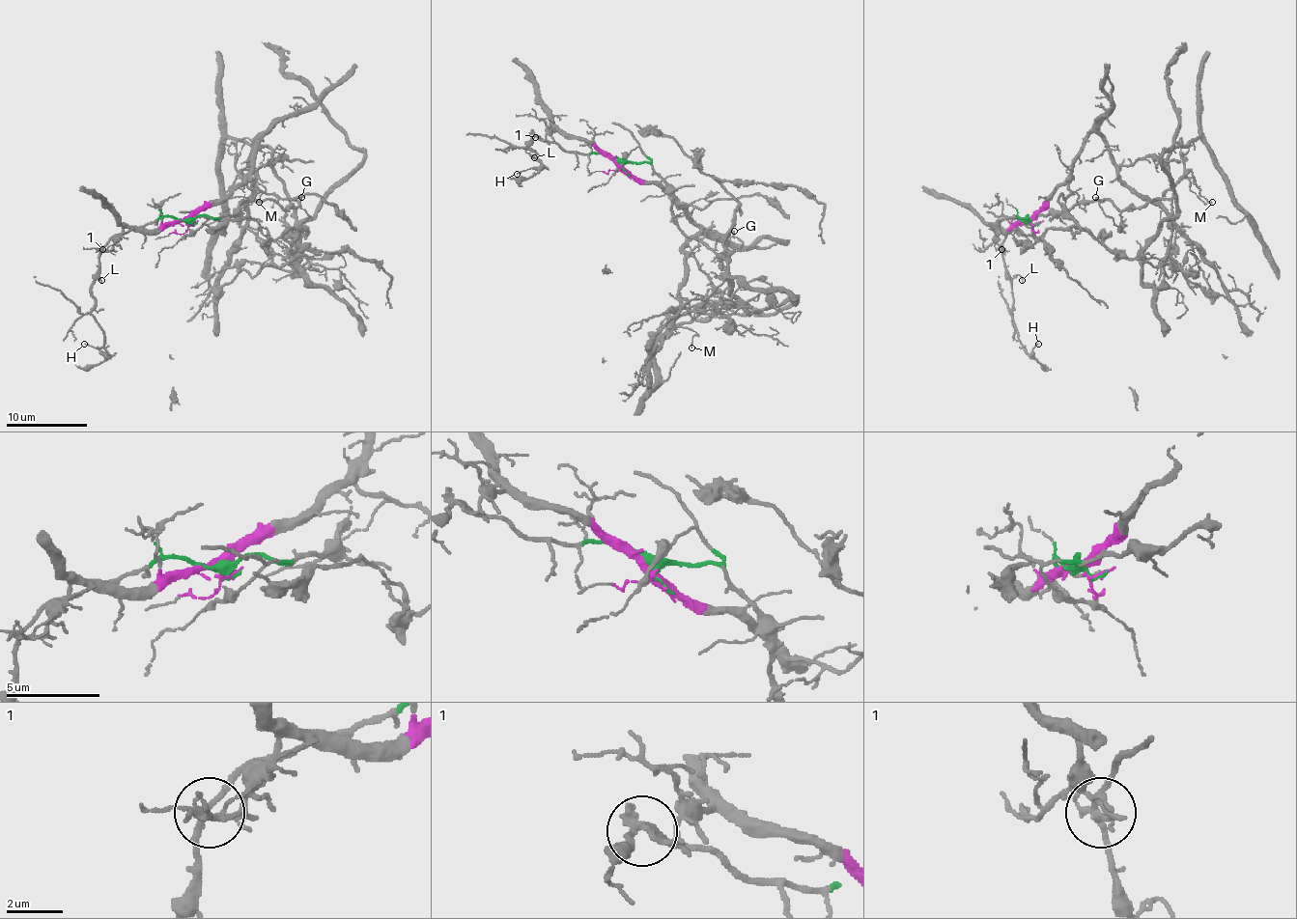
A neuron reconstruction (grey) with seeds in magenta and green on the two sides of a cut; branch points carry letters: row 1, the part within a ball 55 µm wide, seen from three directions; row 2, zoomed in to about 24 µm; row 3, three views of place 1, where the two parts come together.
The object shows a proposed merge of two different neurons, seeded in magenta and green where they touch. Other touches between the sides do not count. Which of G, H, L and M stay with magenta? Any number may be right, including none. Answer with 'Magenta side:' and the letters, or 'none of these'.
Magenta side: M

